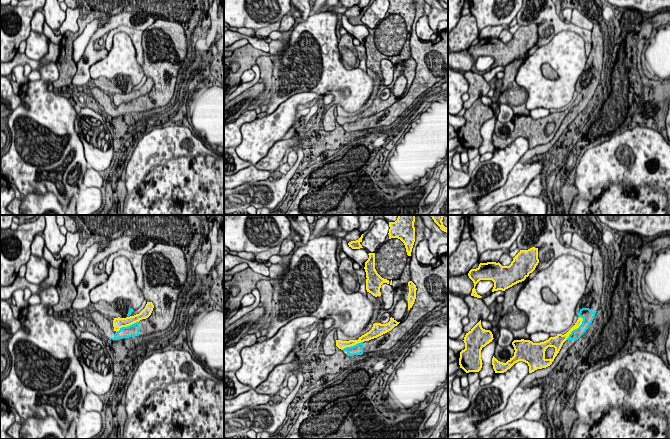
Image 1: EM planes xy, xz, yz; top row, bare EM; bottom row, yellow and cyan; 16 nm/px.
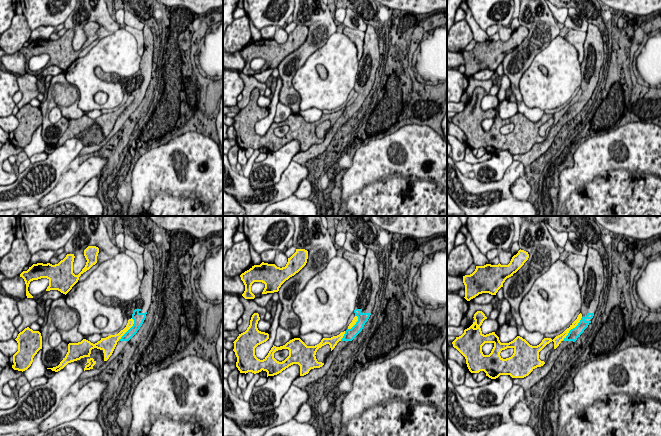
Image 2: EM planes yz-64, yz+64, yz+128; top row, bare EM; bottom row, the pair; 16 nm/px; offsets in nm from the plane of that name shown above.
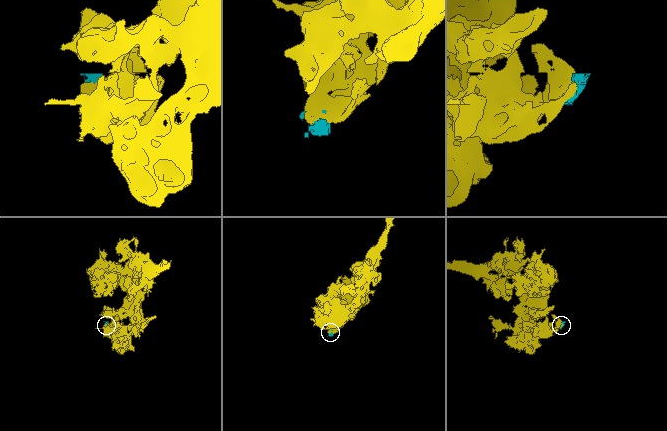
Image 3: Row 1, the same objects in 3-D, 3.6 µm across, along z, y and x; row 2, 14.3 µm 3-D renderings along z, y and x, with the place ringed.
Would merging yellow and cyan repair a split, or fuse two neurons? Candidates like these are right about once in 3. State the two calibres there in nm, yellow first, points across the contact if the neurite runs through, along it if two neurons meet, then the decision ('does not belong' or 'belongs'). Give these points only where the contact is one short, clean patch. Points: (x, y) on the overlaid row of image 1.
120/160 nm | does not belong

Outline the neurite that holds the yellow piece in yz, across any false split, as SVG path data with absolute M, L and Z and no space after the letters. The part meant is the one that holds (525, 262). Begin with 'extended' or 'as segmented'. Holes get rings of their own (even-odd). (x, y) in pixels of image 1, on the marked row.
as segmented; M535 247L520 250L509 266L502 266L499 262L480 263L476 269L471 269L468 273L469 278L474 283L471 296L482 297L477 294L475 289L480 280L492 280L494 282L492 292L505 291L524 281L535 270L538 263L538 248Z

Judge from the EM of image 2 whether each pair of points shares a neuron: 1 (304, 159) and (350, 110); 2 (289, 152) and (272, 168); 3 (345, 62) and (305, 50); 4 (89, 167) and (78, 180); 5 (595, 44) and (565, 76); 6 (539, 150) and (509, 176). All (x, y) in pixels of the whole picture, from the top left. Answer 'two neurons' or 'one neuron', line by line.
1: one neuron
2: one neuron
3: two neurons
4: one neuron
5: two neurons
6: two neurons

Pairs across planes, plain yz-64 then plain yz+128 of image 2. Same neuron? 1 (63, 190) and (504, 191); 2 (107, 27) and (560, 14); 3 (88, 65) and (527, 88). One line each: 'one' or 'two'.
1: one
2: two
3: one

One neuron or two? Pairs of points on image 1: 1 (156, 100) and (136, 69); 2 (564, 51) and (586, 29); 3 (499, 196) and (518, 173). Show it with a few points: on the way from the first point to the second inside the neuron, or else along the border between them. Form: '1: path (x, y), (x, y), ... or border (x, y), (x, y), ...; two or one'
1: border (140, 66), (144, 74); two
2: border (556, 33), (576, 32), (584, 42), (587, 56); two
3: path (505, 190), (516, 179); one

